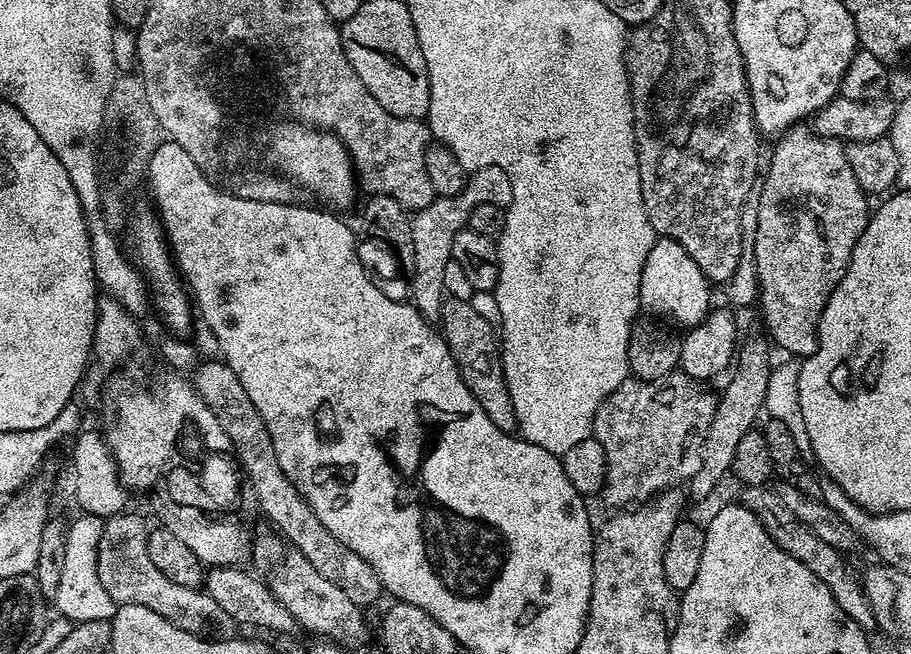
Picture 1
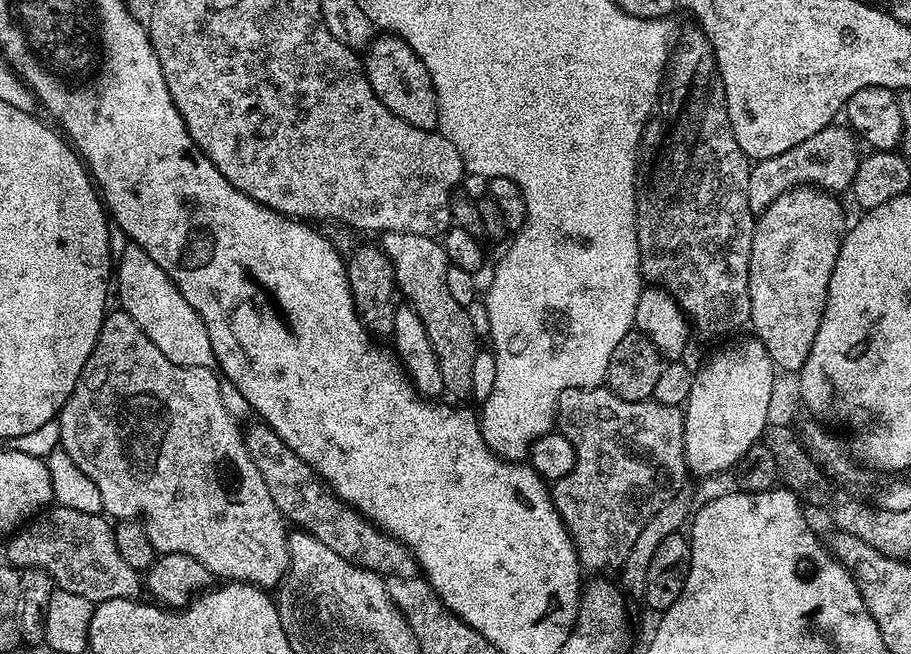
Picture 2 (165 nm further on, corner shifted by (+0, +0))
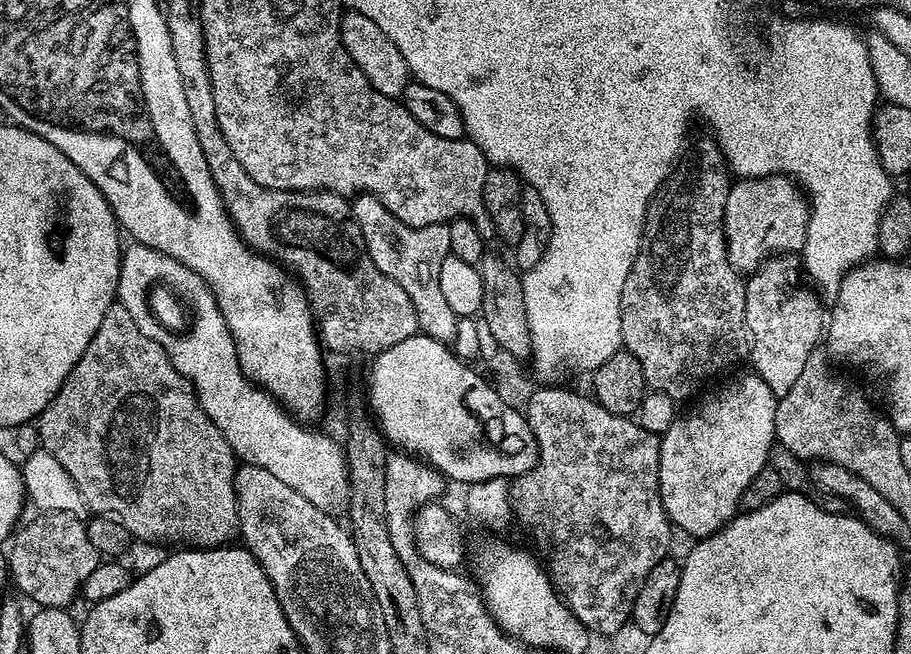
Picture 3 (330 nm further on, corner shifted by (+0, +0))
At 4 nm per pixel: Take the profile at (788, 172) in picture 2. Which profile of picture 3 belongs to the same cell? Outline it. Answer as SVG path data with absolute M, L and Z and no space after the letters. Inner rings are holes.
M790 176L737 179L728 189L724 215L724 240L728 243L729 262L737 272L751 274L773 256L803 253L809 211L807 195Z

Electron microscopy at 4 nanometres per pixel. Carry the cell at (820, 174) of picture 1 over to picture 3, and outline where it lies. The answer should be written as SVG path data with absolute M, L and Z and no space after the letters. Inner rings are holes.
M781 254L764 261L746 280L746 326L753 369L777 398L794 386L806 367L806 358L817 351L816 343L821 343L826 332L825 305L820 305L821 297L811 287L800 288L800 276L802 280L797 257Z

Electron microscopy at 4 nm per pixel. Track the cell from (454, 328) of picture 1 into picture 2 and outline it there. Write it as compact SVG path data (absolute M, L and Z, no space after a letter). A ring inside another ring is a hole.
M385 232L379 237L379 247L392 257L396 287L399 295L422 318L426 334L434 346L435 371L440 372L444 388L452 396L468 396L472 392L472 379L476 376L476 328L468 317L469 309L458 304L447 285L449 267L446 250L439 239L410 234Z

